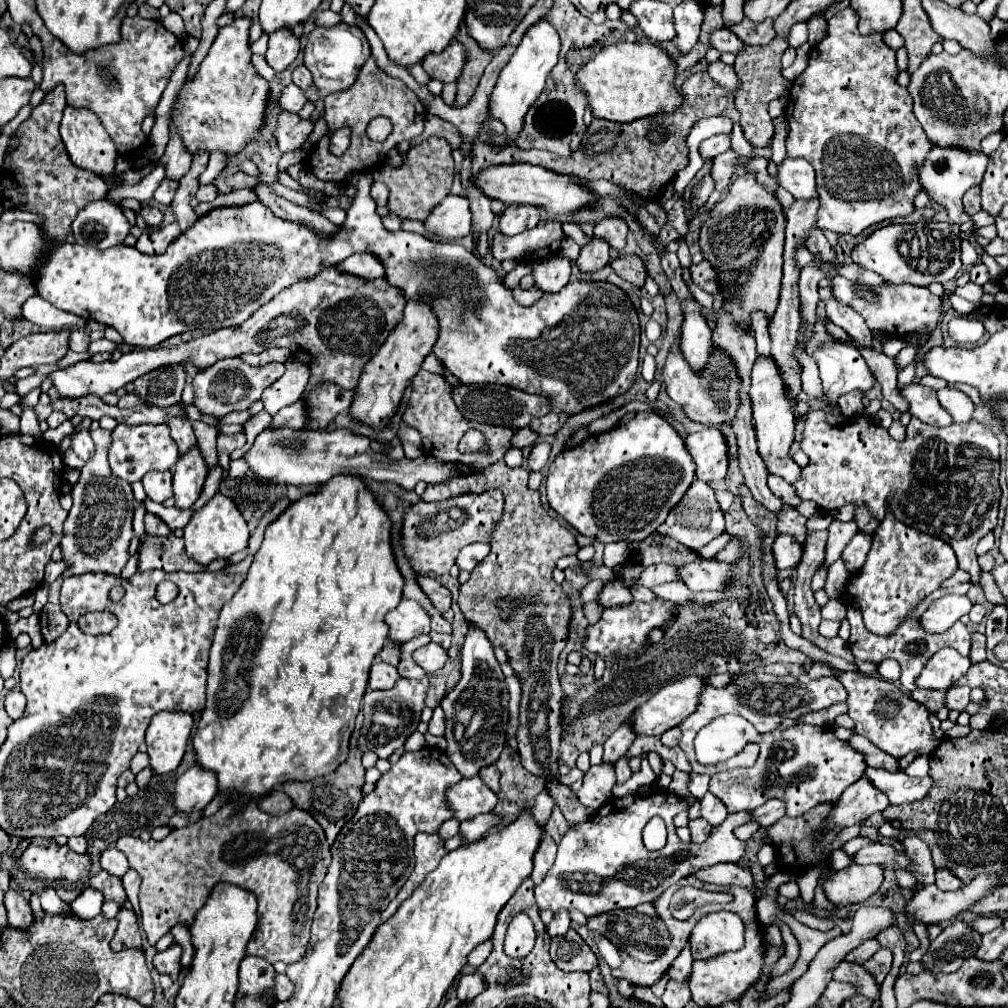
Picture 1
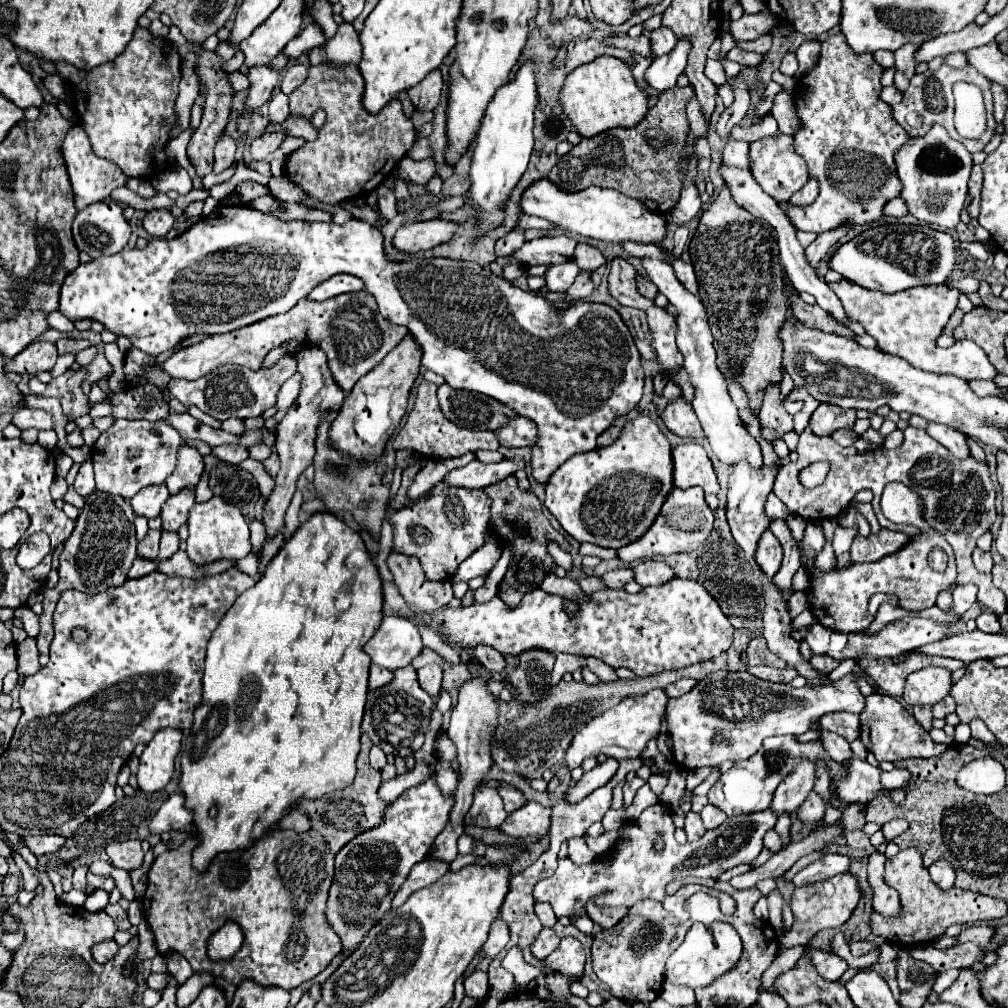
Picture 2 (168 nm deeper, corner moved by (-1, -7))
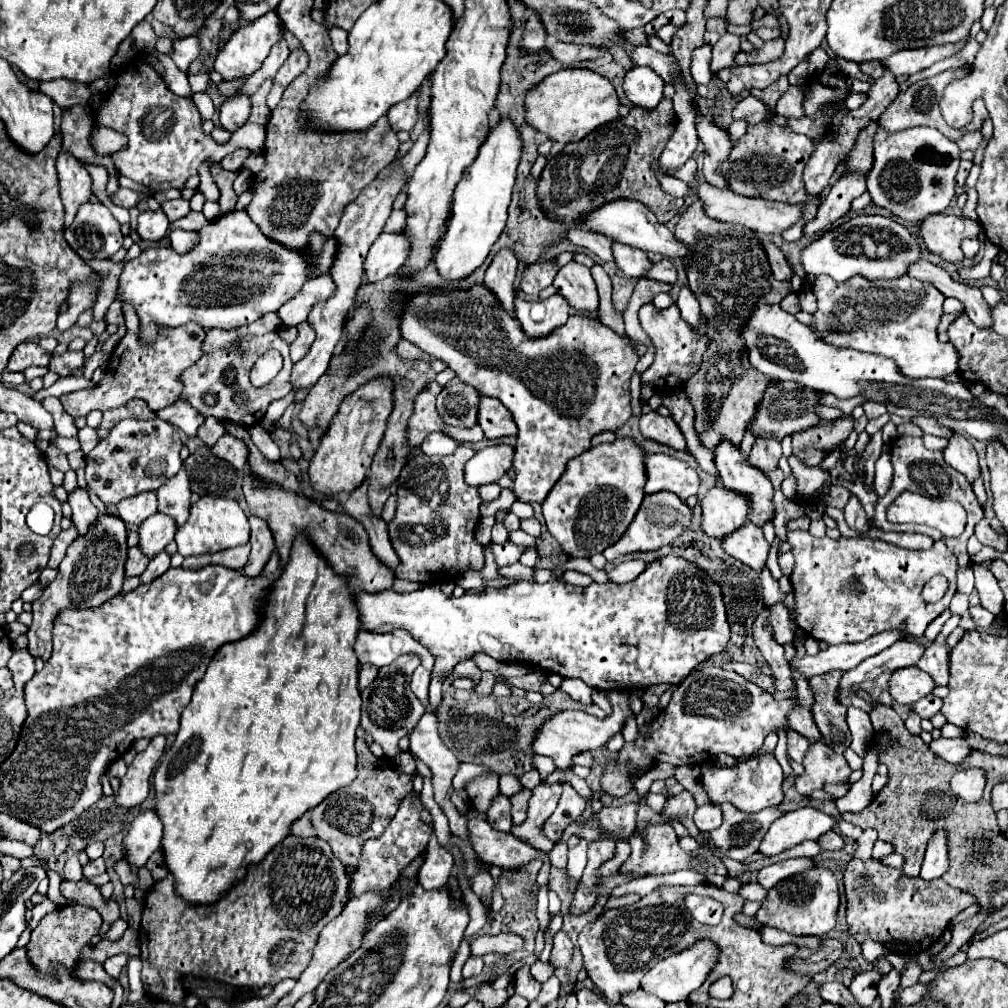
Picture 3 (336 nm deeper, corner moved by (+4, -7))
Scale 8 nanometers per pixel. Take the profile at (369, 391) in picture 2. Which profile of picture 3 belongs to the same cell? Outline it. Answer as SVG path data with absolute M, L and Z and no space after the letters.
M381 376L365 382L361 388L357 388L341 402L337 416L333 418L329 430L323 434L319 448L311 458L309 478L317 492L323 494L353 492L365 480L373 456L383 440L387 418L393 412L393 392L395 382L391 382L387 376Z

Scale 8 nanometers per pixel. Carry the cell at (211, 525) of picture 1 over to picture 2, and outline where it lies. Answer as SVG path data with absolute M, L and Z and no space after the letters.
M212 496L208 502L194 504L188 514L188 540L186 540L186 554L196 566L210 564L214 560L232 558L242 560L246 554L250 554L250 530L248 524L240 512L238 506L222 500L220 496Z

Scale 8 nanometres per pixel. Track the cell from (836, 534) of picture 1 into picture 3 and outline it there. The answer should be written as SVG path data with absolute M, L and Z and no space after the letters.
M851 496L851 500L847 502L843 512L845 512L845 520L847 520L849 528L857 530L859 534L865 534L869 530L869 520L867 520L867 516L865 516L865 512L855 496Z

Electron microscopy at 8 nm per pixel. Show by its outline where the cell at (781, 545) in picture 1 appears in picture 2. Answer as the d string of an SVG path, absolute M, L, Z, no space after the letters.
M766 530L760 536L760 544L756 548L756 564L760 566L760 570L768 578L772 578L780 570L780 564L782 564L782 546L780 546L778 538L770 530Z

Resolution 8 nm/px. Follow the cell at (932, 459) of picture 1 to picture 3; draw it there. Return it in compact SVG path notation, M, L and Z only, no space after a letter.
M899 436L893 446L891 446L891 452L893 452L893 482L887 490L885 496L879 496L877 498L877 504L875 504L875 526L879 530L887 530L887 518L885 518L885 510L887 506L903 492L903 490L911 490L911 492L917 492L921 496L927 496L927 498L935 498L935 500L955 500L959 502L965 512L967 512L967 526L965 526L965 532L959 536L959 538L953 538L947 546L949 550L959 558L959 568L967 568L971 566L971 560L965 552L965 546L967 546L967 540L969 536L973 536L973 528L975 524L983 518L983 508L969 484L969 480L957 472L955 468L951 468L945 460L943 460L943 452L941 450L927 450L923 446L923 440L917 438L917 436Z

